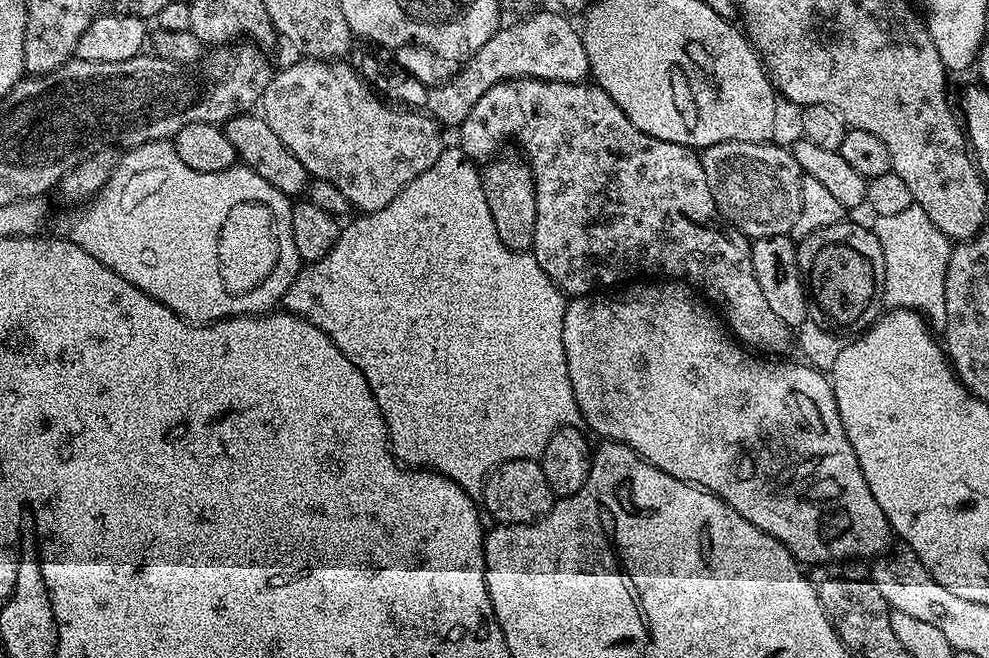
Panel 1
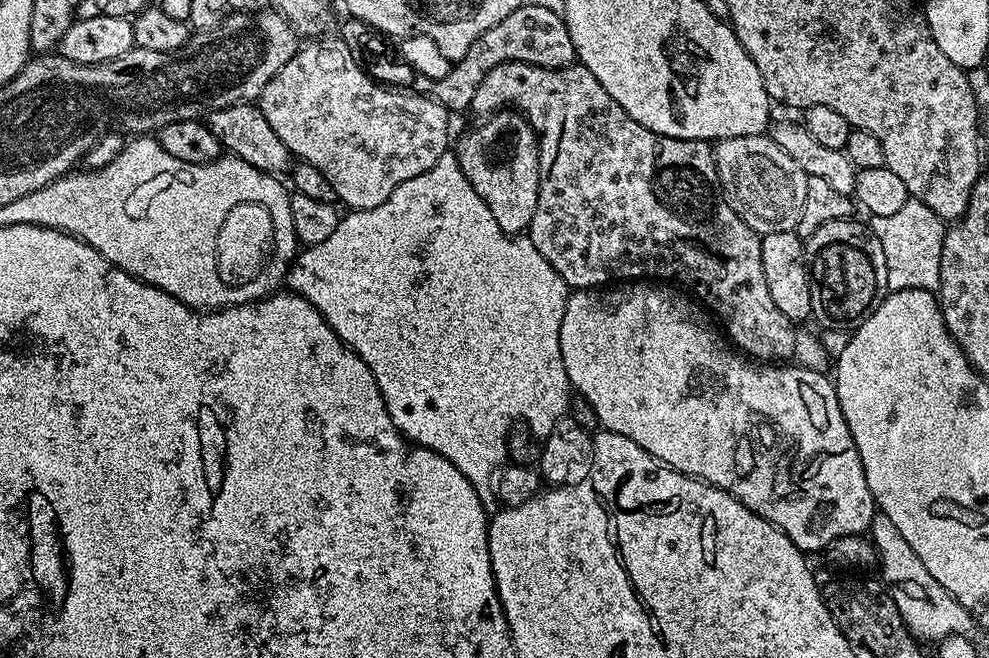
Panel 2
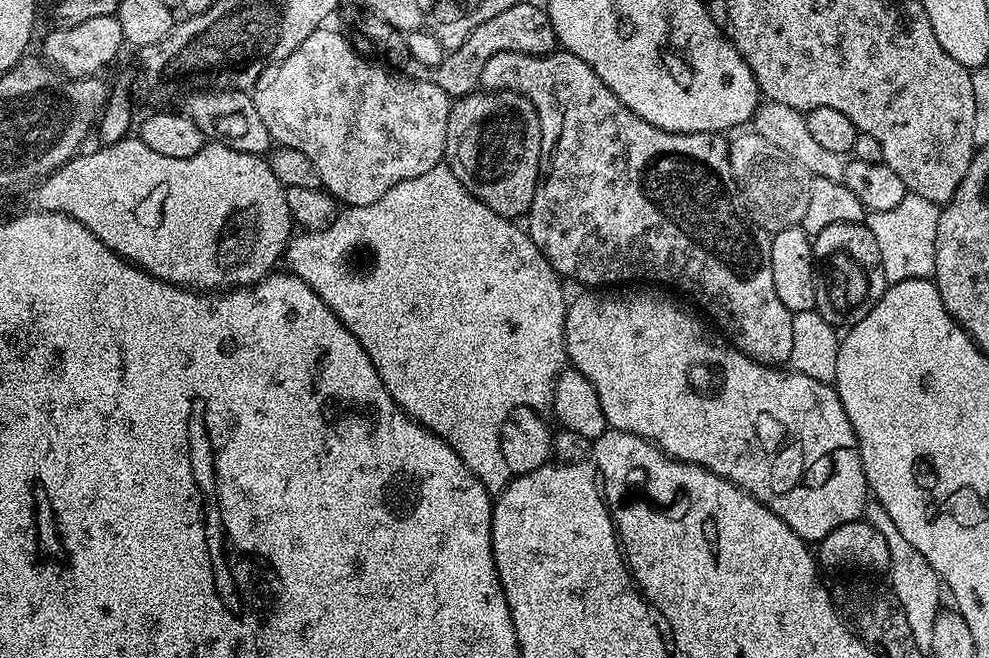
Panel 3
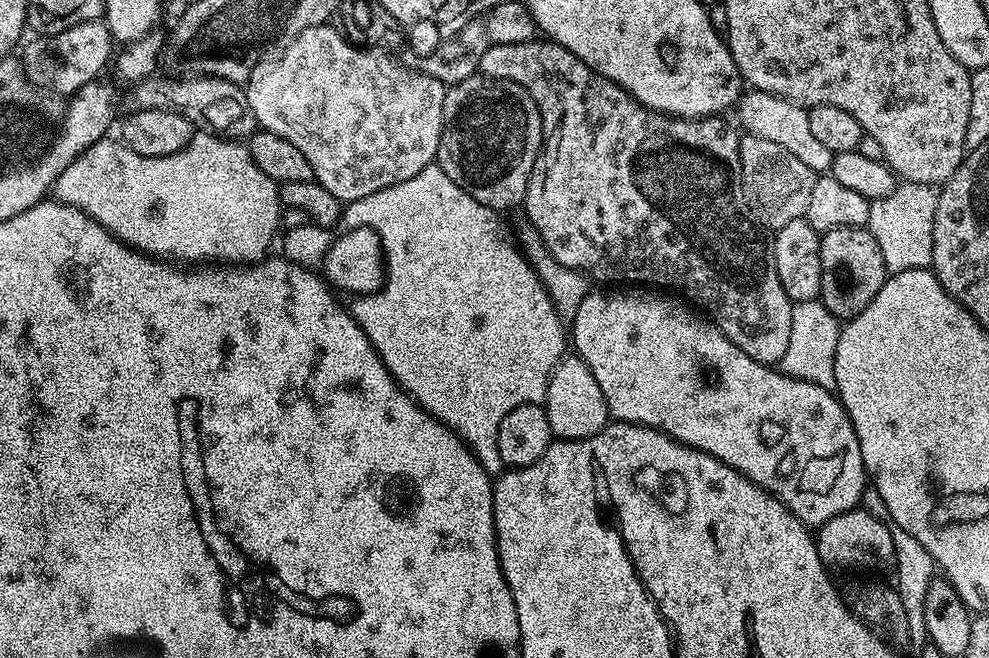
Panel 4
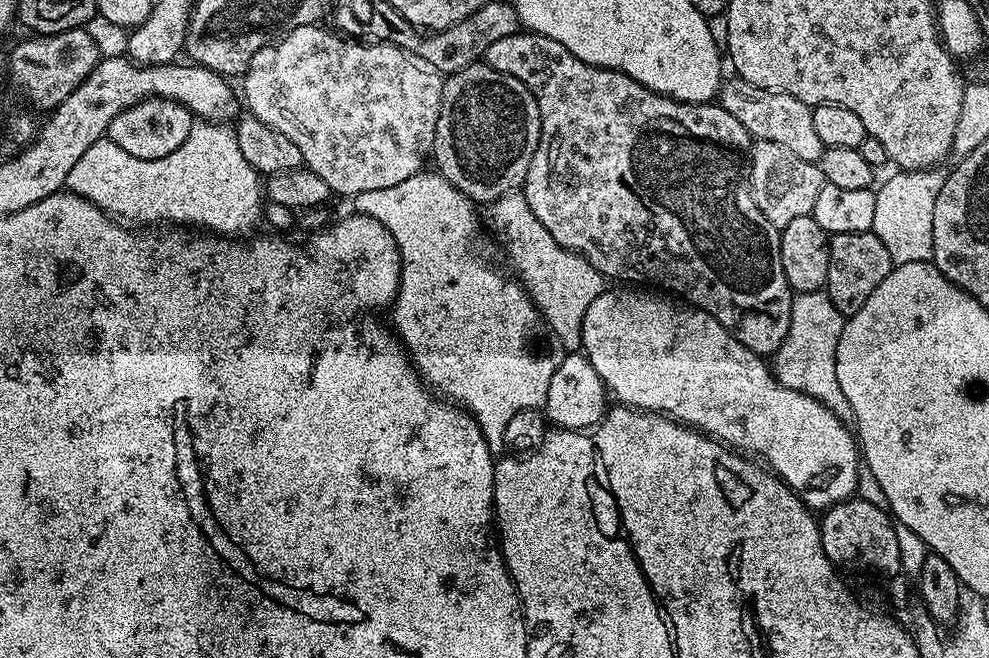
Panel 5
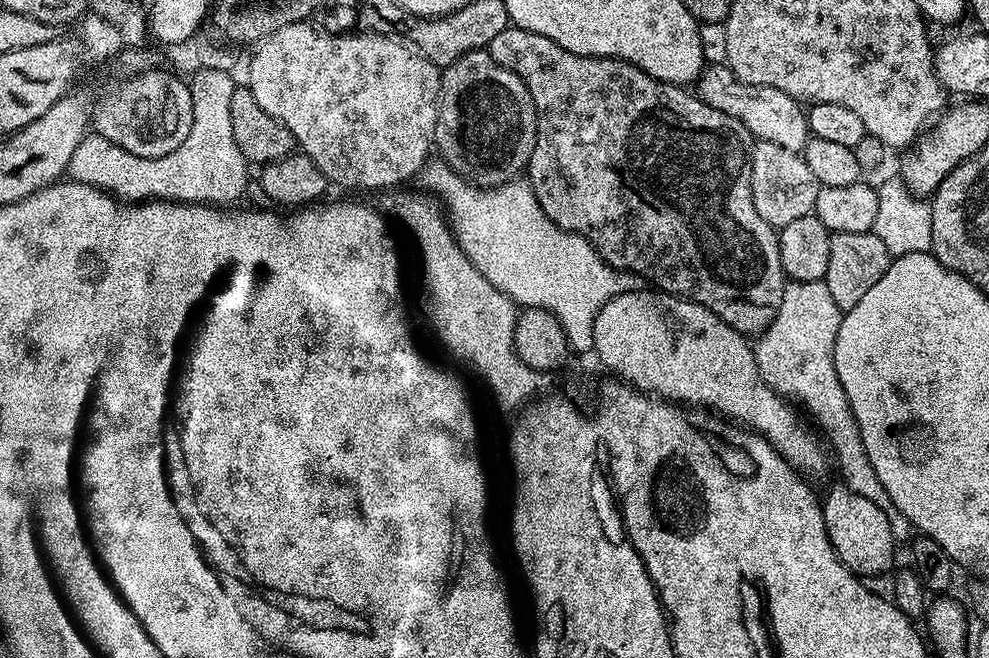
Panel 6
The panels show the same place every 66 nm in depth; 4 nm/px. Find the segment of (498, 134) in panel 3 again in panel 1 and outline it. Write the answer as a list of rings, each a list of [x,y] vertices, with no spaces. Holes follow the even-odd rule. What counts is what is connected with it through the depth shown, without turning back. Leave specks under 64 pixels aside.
[[[512,156],[500,159],[489,159],[482,168],[480,181],[486,194],[486,206],[490,206],[490,218],[494,218],[494,230],[498,230],[502,246],[515,252],[526,252],[534,242],[536,221],[536,187],[532,170],[523,159],[515,160]]]

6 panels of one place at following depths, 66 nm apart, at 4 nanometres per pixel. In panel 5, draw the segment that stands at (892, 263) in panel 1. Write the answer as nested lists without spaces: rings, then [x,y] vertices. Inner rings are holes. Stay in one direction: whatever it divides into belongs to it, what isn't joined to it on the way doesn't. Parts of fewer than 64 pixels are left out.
[[[946,164],[937,165],[931,169],[898,170],[880,188],[877,187],[874,226],[872,231],[886,246],[891,254],[893,263],[905,264],[912,261],[931,261],[933,254],[933,216],[934,204],[942,187],[949,178],[951,167]]]

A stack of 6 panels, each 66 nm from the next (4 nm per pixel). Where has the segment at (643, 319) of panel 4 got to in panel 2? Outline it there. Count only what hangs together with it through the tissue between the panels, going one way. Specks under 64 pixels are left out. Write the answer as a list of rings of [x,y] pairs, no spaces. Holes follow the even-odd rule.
[[[624,282],[619,286],[573,291],[566,302],[566,314],[562,318],[560,331],[562,362],[568,375],[568,383],[575,391],[576,388],[580,391],[580,400],[591,408],[595,423],[603,431],[622,434],[630,438],[630,442],[638,442],[642,450],[646,450],[656,460],[661,460],[667,468],[673,468],[687,476],[695,476],[697,480],[704,480],[716,488],[726,490],[731,496],[738,498],[742,506],[757,512],[775,528],[785,532],[790,542],[794,542],[794,546],[798,546],[801,552],[823,553],[835,540],[847,536],[864,536],[871,529],[872,520],[878,515],[878,505],[866,482],[856,443],[840,409],[835,383],[829,377],[827,380],[824,372],[815,372],[809,368],[784,368],[788,366],[765,366],[760,362],[749,362],[719,331],[716,333],[712,329],[711,323],[713,321],[705,315],[701,305],[691,295],[685,294],[679,287],[665,286],[660,282]]]

